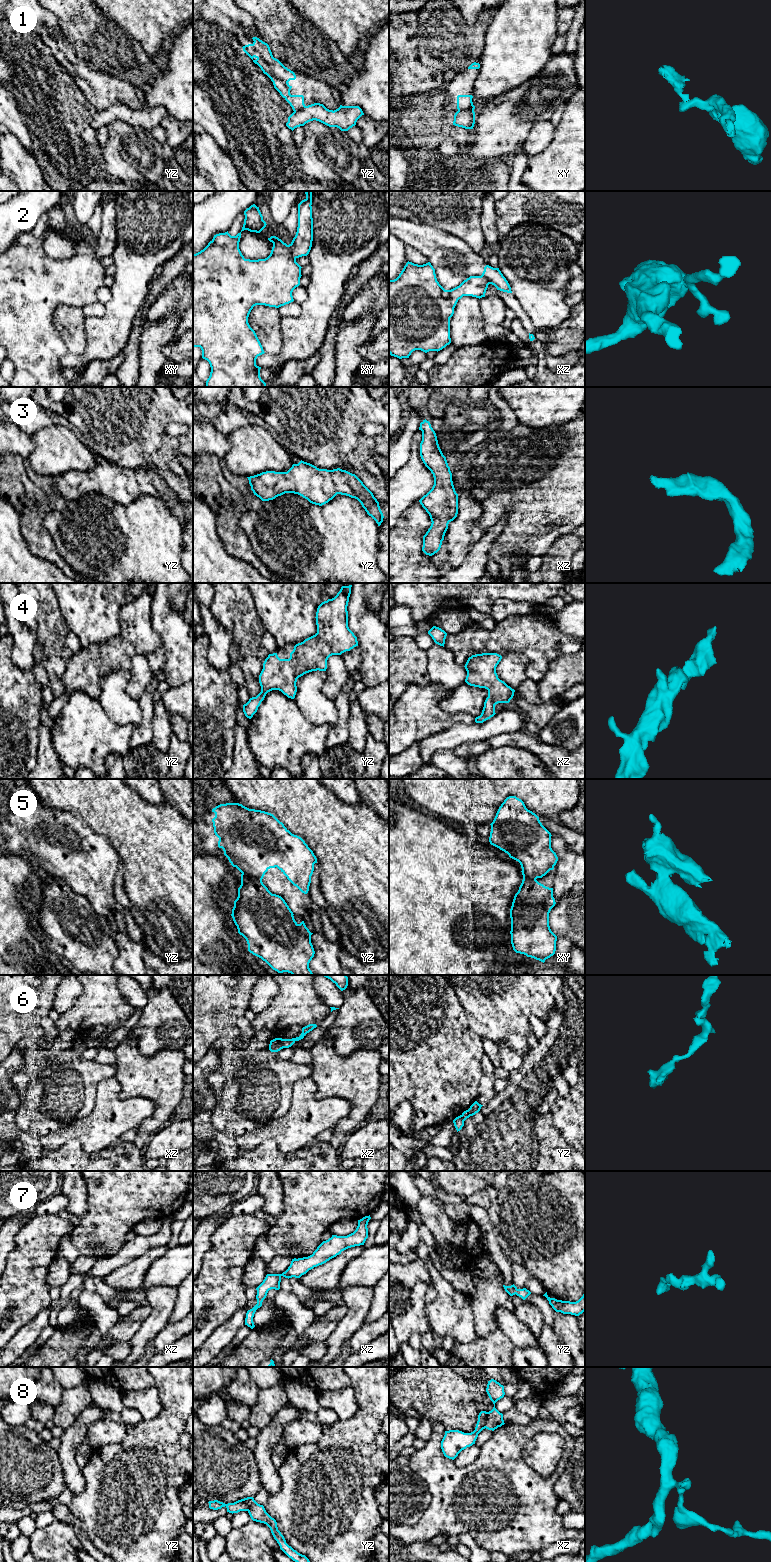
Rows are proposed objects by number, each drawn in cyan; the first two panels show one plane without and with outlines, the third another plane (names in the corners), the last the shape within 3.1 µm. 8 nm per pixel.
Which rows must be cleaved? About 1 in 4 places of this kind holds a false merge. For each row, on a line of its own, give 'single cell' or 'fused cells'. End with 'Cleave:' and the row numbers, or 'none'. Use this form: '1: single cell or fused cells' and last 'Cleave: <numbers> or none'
1: fused cells
2: fused cells
3: single cell
4: single cell
5: fused cells
6: single cell
7: single cell
8: fused cells
Cleave: 1, 2, 5, 8

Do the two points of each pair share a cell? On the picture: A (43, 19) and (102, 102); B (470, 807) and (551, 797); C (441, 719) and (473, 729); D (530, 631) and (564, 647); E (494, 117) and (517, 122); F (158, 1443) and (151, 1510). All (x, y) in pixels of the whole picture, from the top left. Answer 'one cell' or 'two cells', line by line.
A: one cell
B: one cell
C: two cells
D: one cell
E: one cell
F: one cell

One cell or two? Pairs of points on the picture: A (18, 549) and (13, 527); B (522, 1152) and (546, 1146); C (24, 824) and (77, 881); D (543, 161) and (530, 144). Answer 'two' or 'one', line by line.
A: one
B: two
C: one
D: two

